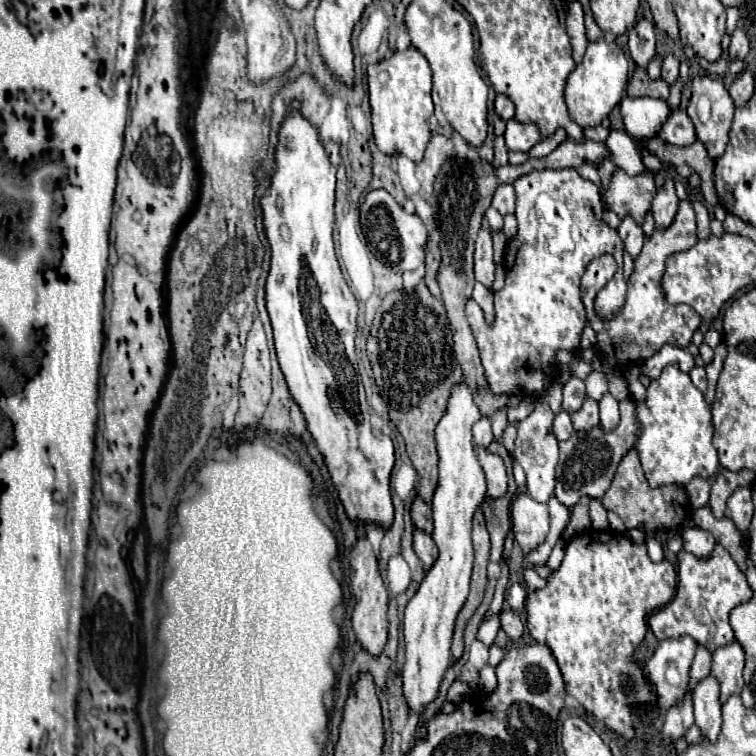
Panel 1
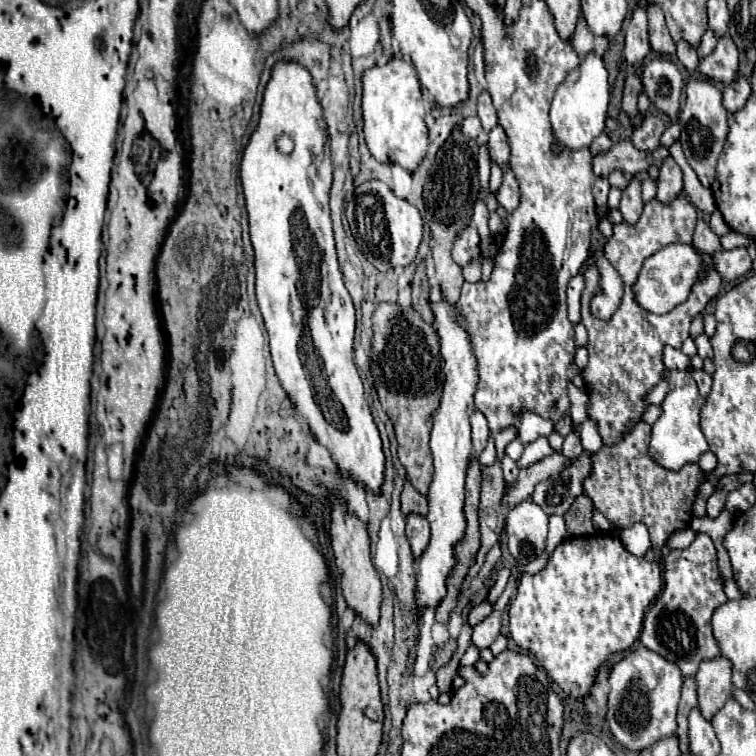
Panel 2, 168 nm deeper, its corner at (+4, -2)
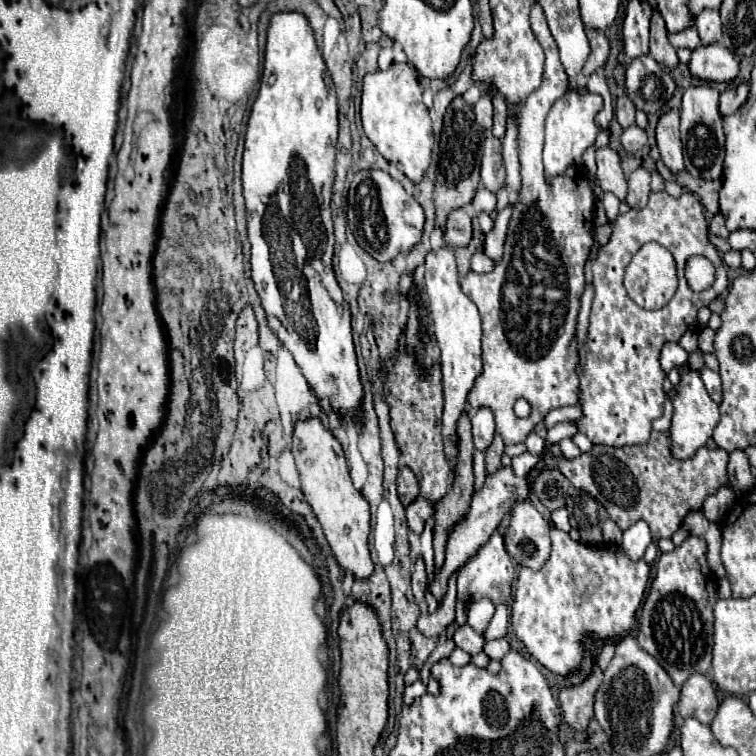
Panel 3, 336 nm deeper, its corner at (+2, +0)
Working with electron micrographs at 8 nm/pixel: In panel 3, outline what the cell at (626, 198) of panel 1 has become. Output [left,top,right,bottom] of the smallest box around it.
[602,192,620,222]

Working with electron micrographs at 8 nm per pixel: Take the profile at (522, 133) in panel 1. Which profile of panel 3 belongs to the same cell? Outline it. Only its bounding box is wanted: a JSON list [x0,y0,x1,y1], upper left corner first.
[482,134,504,192]

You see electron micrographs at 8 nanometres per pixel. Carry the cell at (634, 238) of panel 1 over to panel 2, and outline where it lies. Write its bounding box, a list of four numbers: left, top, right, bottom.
[620,178,644,224]

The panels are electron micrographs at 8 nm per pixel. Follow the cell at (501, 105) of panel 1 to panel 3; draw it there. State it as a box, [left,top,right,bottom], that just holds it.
[474,92,492,132]

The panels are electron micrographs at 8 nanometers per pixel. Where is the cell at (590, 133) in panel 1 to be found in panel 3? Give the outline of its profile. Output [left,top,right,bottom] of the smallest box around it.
[596,146,626,200]

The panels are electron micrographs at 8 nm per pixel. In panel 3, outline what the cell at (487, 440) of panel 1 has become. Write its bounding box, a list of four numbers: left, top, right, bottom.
[470,408,494,450]

